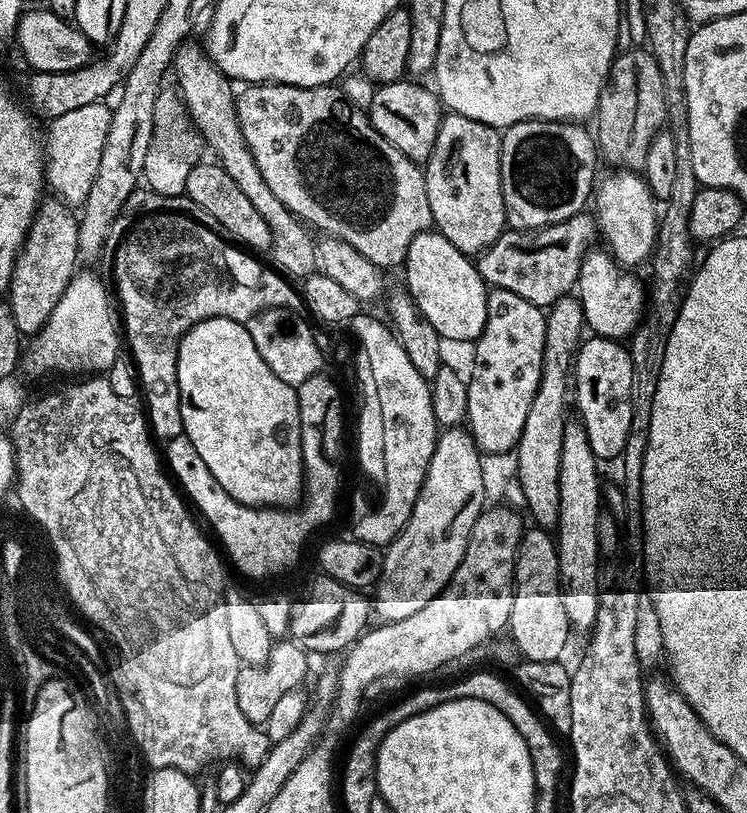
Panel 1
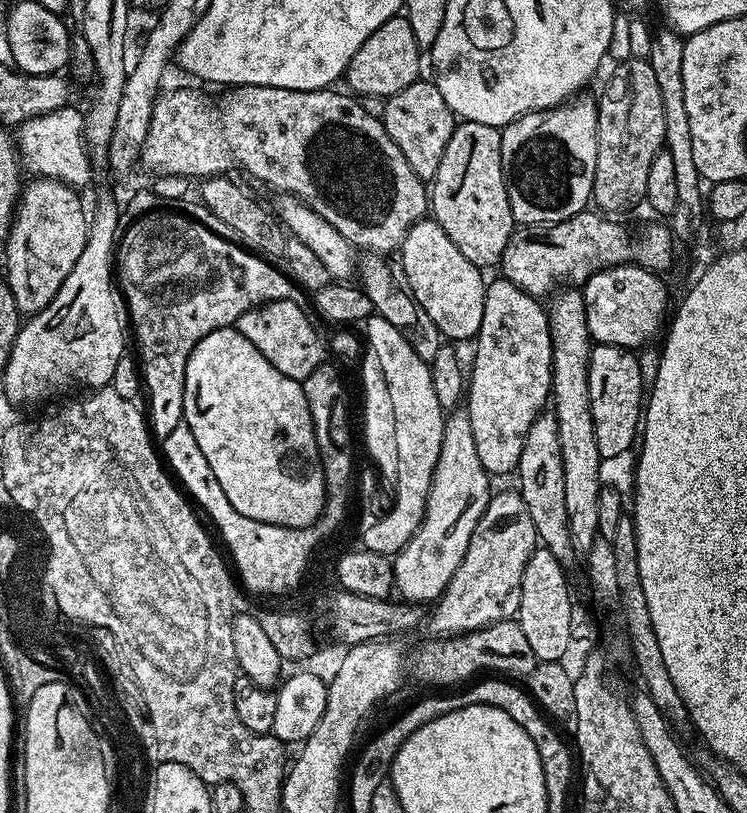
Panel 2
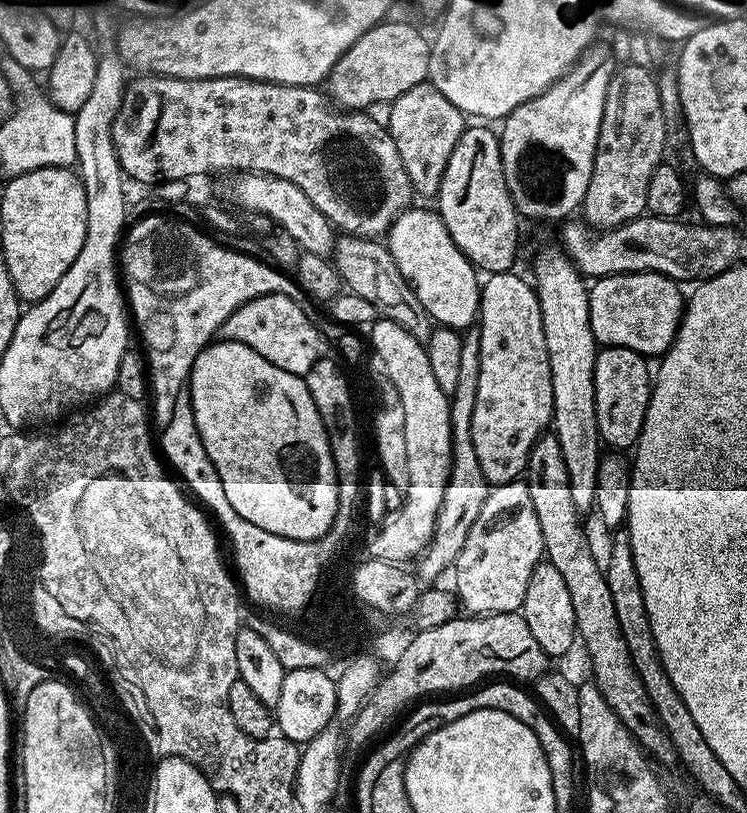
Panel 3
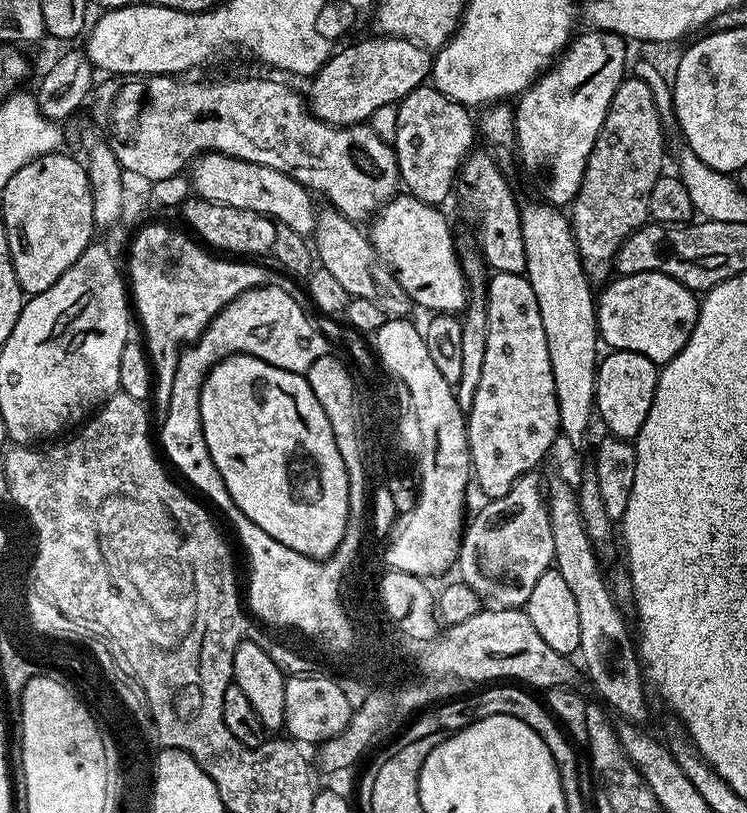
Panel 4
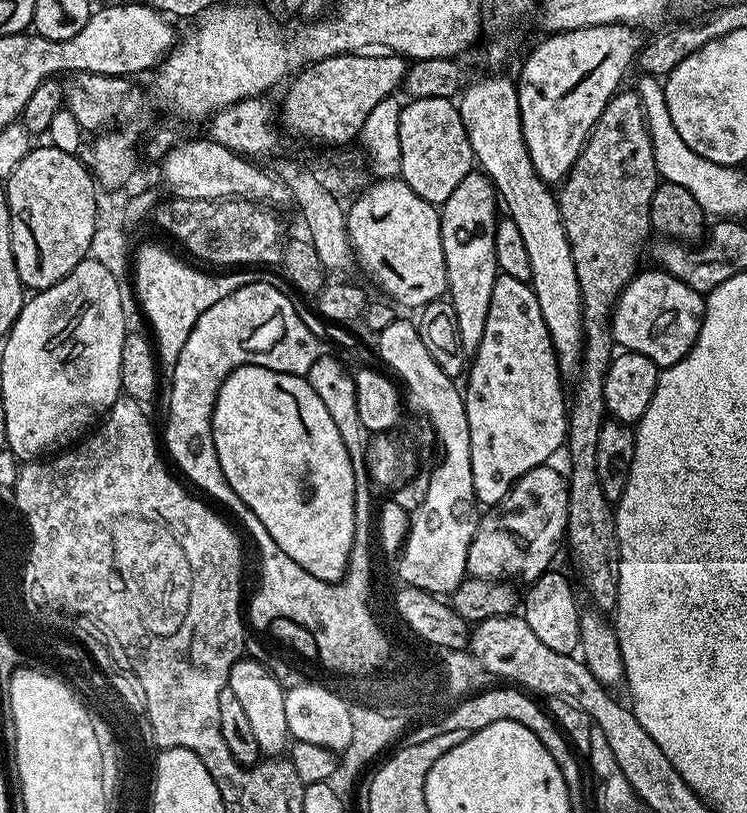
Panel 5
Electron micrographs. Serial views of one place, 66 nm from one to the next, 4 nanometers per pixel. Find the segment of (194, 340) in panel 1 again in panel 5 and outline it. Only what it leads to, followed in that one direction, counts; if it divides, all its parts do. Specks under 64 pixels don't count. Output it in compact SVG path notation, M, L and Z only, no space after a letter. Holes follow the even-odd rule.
M247 364L227 376L212 411L214 450L226 482L258 516L262 526L298 565L327 583L338 583L347 570L356 533L354 466L330 410L314 394L307 379Z

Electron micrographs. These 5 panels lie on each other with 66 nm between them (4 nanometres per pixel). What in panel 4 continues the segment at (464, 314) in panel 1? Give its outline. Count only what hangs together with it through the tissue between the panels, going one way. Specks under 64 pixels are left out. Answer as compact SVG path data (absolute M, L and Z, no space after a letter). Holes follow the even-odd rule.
M397 194L371 217L370 239L380 261L394 274L398 286L406 290L417 309L429 308L427 311L432 314L460 314L467 305L470 289L468 281L464 279L461 259L456 258L456 244L452 241L448 220L440 211L437 205L422 202L411 194Z

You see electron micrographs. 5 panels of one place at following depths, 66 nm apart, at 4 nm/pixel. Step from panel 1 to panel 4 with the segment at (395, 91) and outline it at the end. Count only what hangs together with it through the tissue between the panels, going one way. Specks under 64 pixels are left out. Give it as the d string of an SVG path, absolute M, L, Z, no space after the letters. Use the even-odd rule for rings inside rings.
M421 86L413 90L409 96L400 101L397 110L396 138L394 151L396 165L400 171L400 183L413 196L427 204L443 205L447 196L451 197L454 185L460 174L460 167L468 158L468 153L473 151L472 139L477 139L478 132L474 127L474 116L469 109L437 88Z

